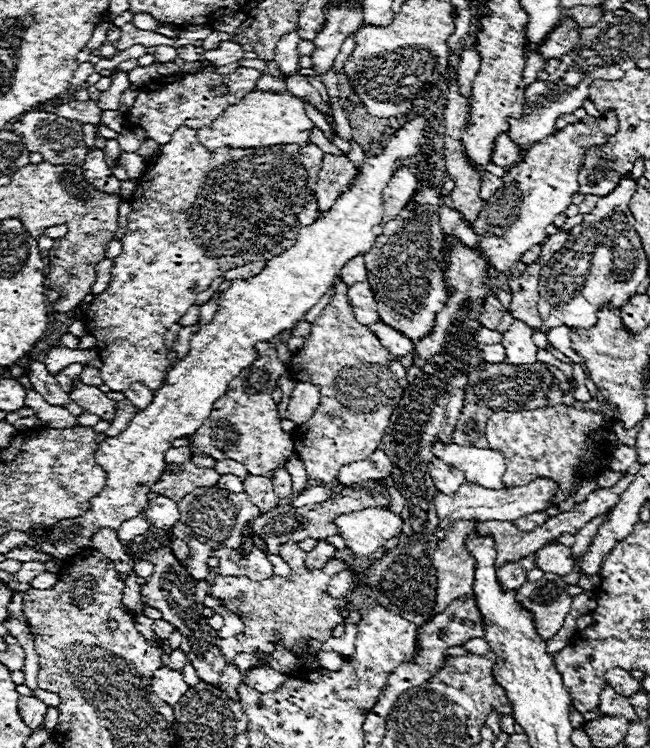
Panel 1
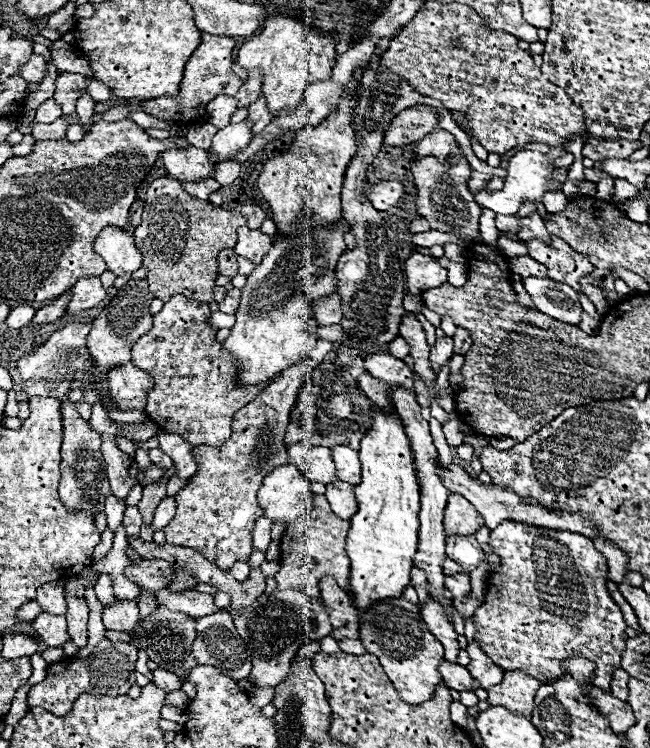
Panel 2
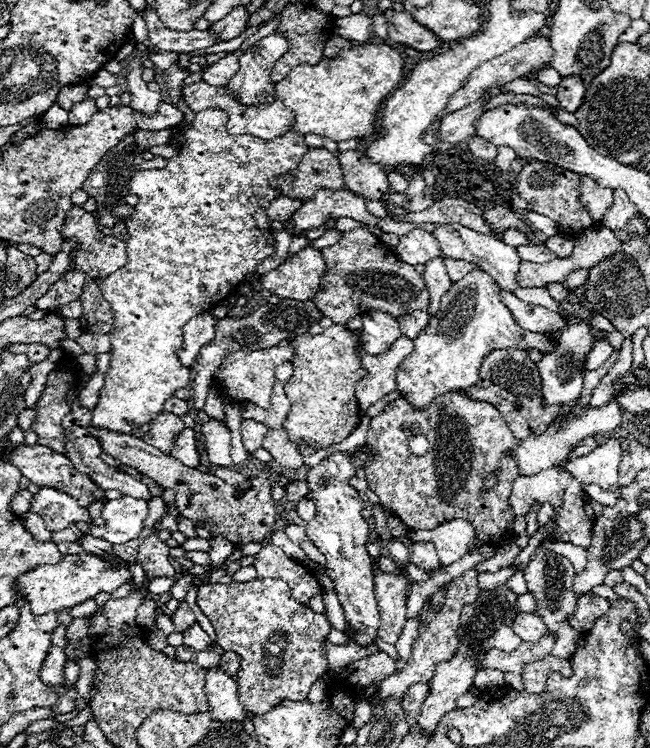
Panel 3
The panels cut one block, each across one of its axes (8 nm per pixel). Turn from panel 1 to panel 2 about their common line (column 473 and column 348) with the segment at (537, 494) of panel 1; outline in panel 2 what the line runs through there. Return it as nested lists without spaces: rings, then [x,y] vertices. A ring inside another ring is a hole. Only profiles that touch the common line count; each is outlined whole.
[[[338,482],[336,484],[328,484],[326,486],[326,498],[332,506],[332,510],[336,512],[336,516],[350,520],[356,514],[356,498],[354,498],[354,486],[346,484],[346,482]]]

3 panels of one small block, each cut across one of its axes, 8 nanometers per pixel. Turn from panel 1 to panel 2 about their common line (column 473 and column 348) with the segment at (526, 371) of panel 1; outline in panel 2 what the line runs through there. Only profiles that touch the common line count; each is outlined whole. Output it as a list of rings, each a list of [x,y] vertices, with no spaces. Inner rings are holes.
[[[322,362],[314,366],[312,378],[300,390],[296,408],[292,410],[292,420],[286,432],[286,444],[296,444],[308,440],[316,446],[334,448],[338,444],[360,448],[360,436],[370,428],[368,416],[370,400],[360,392],[356,380],[348,372],[336,368],[332,362]]]

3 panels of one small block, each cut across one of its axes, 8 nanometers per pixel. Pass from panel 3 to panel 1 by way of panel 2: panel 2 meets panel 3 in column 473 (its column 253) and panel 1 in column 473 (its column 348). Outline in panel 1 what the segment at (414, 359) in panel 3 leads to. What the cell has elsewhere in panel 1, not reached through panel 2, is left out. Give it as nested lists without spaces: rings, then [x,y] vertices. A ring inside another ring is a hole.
[[[608,110],[596,120],[580,120],[574,126],[566,126],[554,136],[532,144],[522,160],[506,172],[502,178],[502,188],[484,204],[482,212],[472,224],[472,230],[480,240],[480,254],[494,266],[498,274],[508,276],[510,268],[520,262],[524,252],[546,240],[546,226],[554,224],[554,218],[566,212],[572,194],[576,194],[580,188],[578,172],[584,164],[586,150],[606,144],[614,136],[616,126],[618,118],[614,110]]]

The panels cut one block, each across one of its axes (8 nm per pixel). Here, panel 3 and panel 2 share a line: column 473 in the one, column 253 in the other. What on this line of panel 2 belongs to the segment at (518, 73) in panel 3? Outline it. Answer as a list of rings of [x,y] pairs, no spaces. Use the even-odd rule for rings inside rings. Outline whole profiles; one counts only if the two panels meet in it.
[[[248,72],[248,82],[244,82],[234,96],[238,100],[238,108],[248,108],[250,104],[254,104],[262,96],[260,88],[262,88],[260,72]]]

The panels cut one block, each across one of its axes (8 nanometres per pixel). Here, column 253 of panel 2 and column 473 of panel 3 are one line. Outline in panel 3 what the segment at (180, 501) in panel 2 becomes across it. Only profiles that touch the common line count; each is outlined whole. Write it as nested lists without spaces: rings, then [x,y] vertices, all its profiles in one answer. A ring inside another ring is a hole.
[[[448,392],[438,396],[428,410],[414,412],[404,398],[398,398],[368,422],[366,444],[370,444],[370,464],[364,468],[368,488],[376,492],[380,504],[392,508],[410,530],[430,530],[444,522],[470,520],[478,532],[478,544],[474,544],[474,550],[482,546],[502,546],[514,538],[514,514],[510,514],[508,498],[512,484],[518,478],[518,466],[508,452],[514,450],[516,440],[502,414],[492,404],[470,400],[464,392]],[[416,434],[424,434],[430,440],[430,450],[424,456],[414,456],[408,450],[408,438]],[[488,474],[496,474],[498,482],[494,488],[482,492]]]

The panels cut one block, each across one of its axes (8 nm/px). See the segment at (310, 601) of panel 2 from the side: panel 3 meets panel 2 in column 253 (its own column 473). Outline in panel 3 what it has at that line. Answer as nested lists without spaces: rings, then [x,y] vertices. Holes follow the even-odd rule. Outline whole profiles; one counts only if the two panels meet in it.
[[[506,586],[494,590],[494,592],[480,592],[480,598],[476,604],[468,604],[462,610],[460,616],[460,626],[458,626],[458,648],[452,660],[436,664],[434,668],[434,676],[428,682],[430,684],[430,696],[426,696],[422,708],[420,708],[420,716],[418,716],[418,726],[422,728],[422,732],[434,732],[438,722],[442,720],[442,716],[446,716],[450,710],[456,708],[456,698],[466,694],[468,688],[474,684],[474,674],[478,672],[474,668],[474,664],[478,664],[482,660],[482,650],[488,648],[498,648],[504,652],[514,650],[522,640],[510,630],[510,620],[514,620],[516,612],[514,612],[514,604],[516,604],[516,594],[510,592]]]

